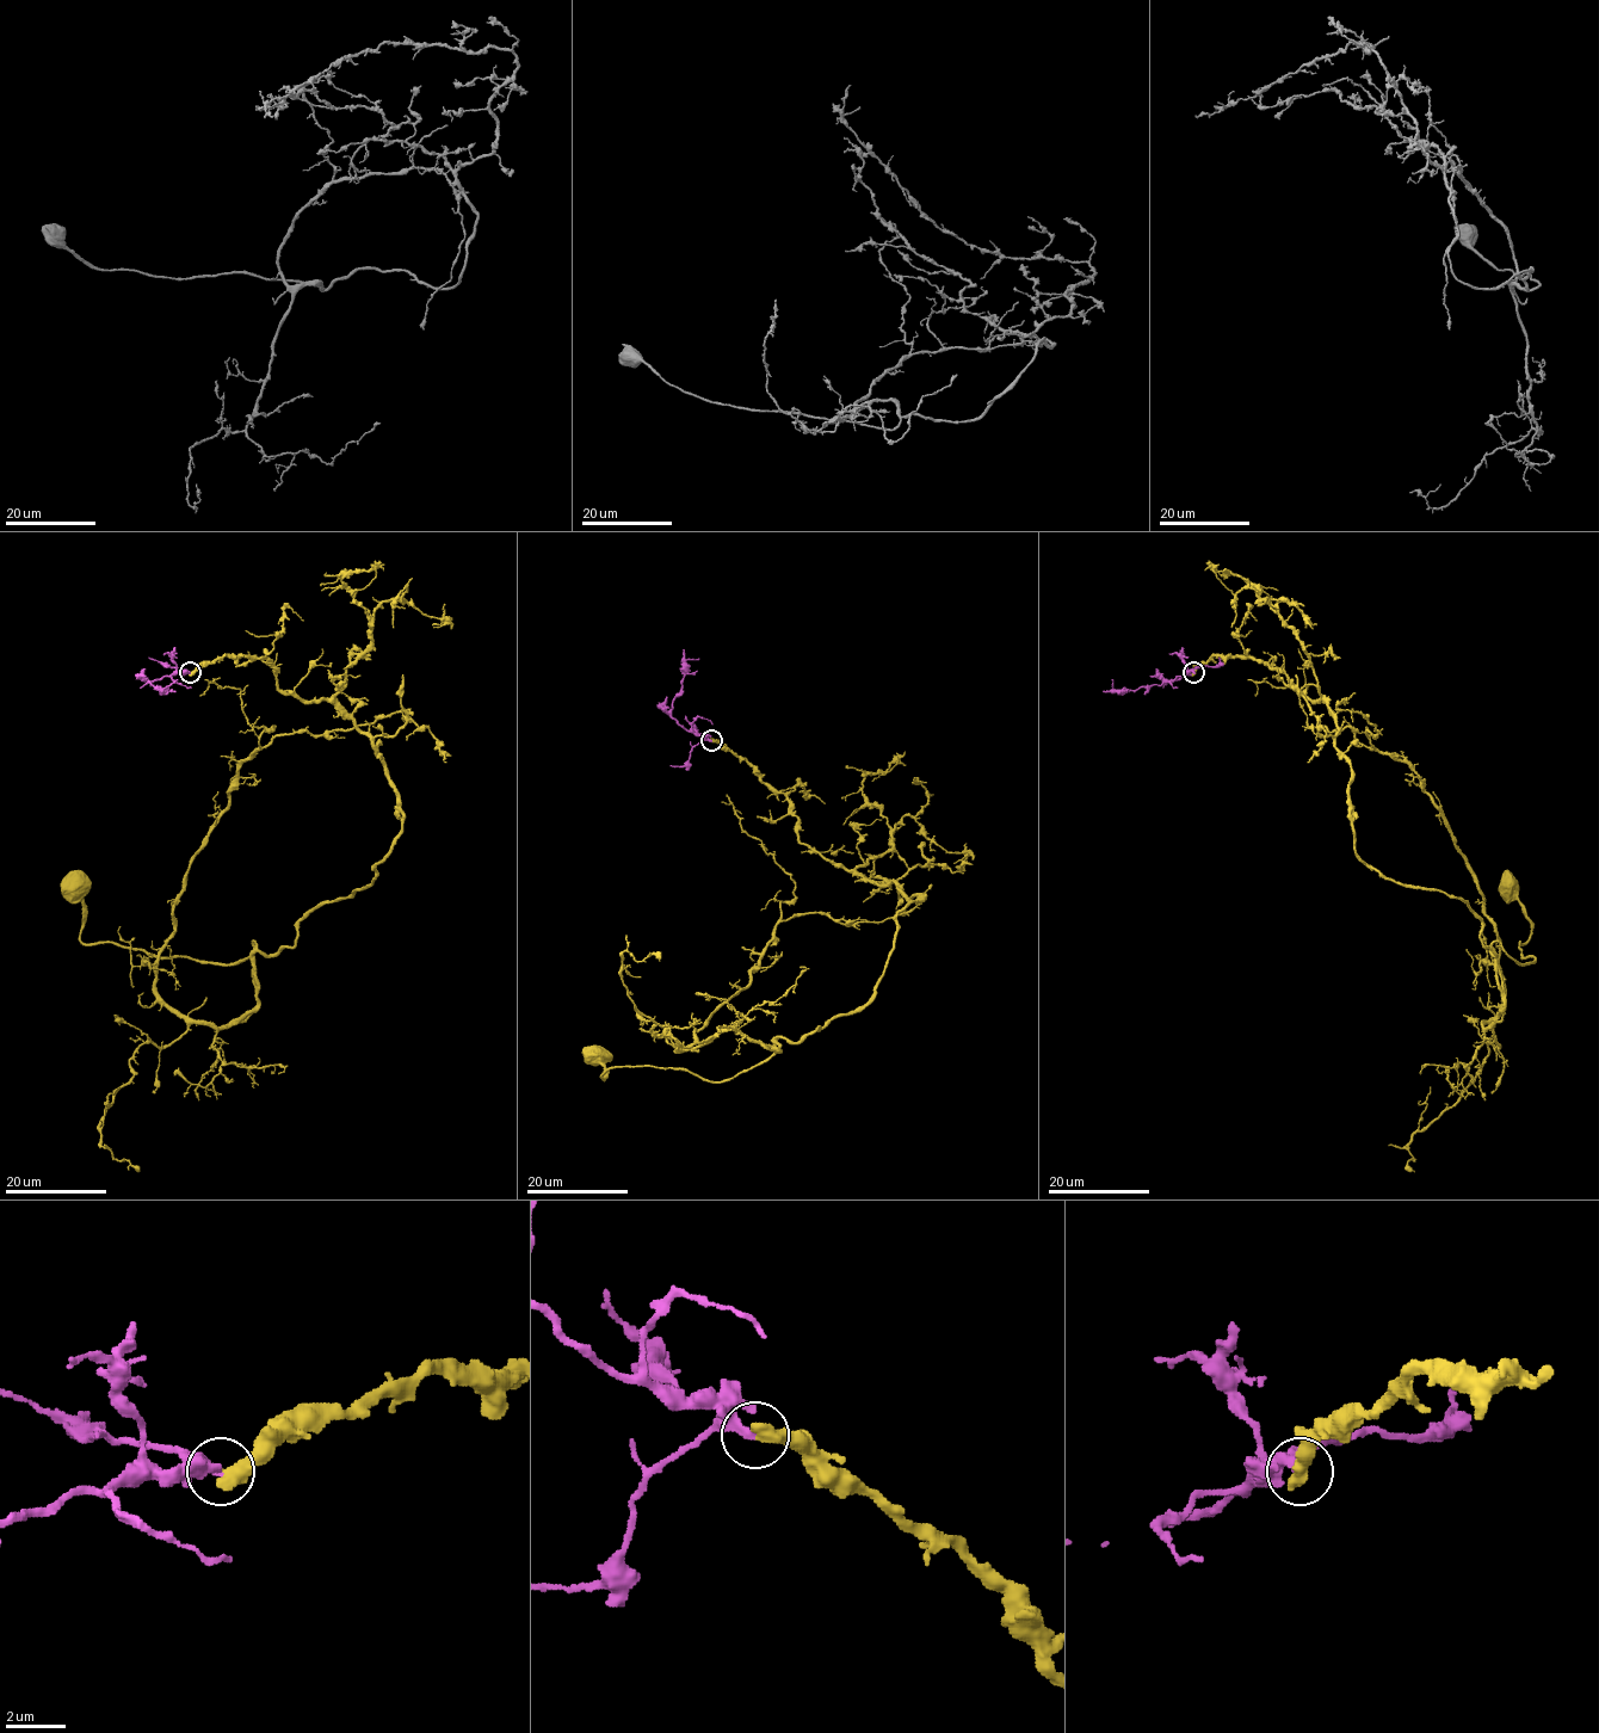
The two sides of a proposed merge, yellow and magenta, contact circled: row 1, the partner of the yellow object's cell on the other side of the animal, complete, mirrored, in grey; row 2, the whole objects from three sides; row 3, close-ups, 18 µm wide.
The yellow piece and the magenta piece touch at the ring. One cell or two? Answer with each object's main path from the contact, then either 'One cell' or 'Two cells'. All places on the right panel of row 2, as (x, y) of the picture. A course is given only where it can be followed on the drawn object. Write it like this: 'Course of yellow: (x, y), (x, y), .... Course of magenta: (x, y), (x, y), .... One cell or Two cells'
Course of yellow: (1193, 672), (1248, 657), (1322, 700), (1353, 850), (1461, 899), (1495, 956), (1531, 963), (1508, 886). Course of magenta: (1193, 672), (1135, 690), (1116, 690), (1112, 679). One cell

